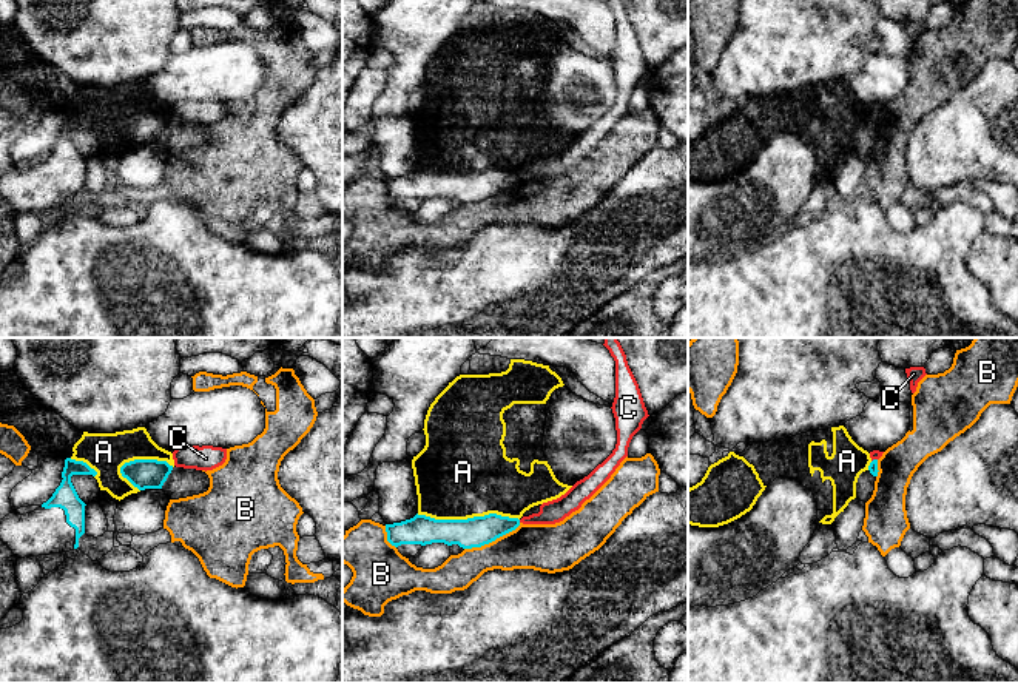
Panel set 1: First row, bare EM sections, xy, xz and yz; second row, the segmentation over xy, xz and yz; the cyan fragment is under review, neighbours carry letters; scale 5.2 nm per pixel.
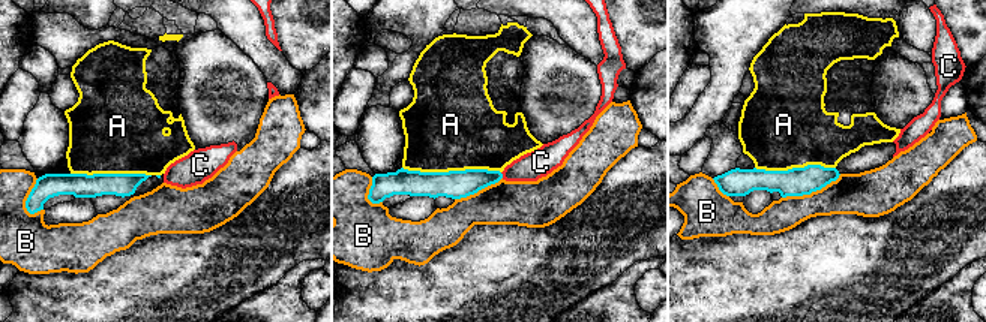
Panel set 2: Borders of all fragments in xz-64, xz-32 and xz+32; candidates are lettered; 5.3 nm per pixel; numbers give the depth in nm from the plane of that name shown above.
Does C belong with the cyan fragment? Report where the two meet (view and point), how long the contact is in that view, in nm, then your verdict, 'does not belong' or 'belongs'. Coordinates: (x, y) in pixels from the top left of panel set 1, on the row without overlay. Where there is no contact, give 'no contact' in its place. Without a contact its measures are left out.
contact yz (873, 114); length 40 nm; does not belong

